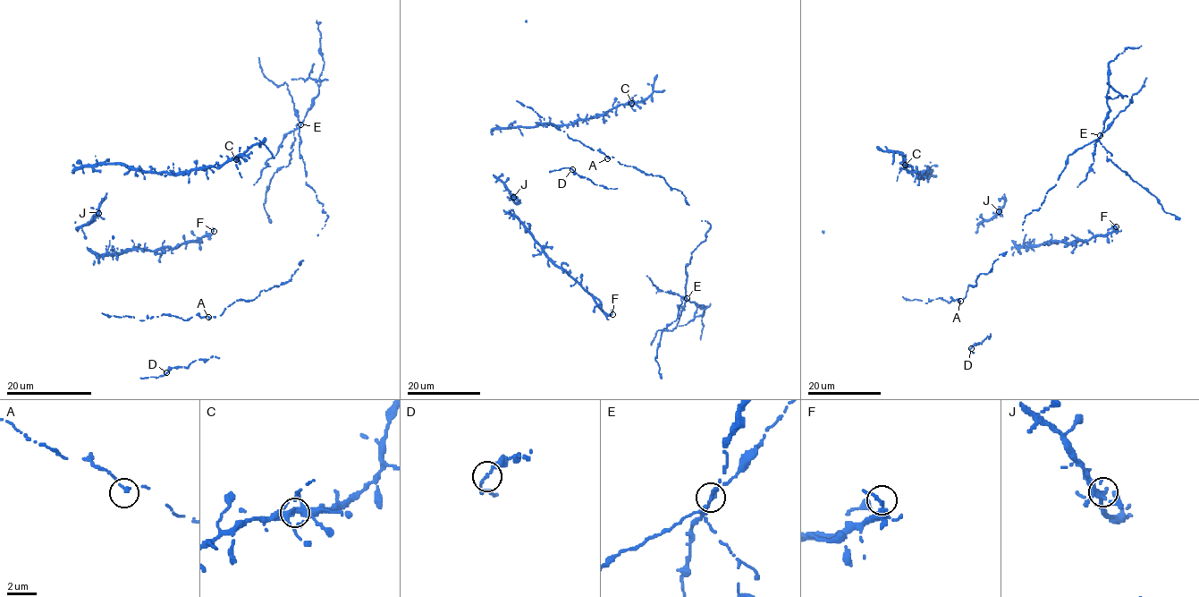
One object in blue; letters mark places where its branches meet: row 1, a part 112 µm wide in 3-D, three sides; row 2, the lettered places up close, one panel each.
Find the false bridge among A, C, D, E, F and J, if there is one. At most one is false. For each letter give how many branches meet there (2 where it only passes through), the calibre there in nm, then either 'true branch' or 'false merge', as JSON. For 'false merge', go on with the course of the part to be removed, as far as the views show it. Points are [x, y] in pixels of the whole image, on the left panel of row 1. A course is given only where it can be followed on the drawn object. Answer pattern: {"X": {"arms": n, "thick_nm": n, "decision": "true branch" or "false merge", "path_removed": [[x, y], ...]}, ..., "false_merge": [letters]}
{"A": {"arms": 2, "thick_nm": 190, "decision": "true branch"}, "C": {"arms": 4, "thick_nm": 320, "decision": "true branch"}, "D": {"arms": 2, "thick_nm": 190, "decision": "true branch"}, "E": {"arms": 4, "thick_nm": 180, "decision": "false merge", "path_removed": [[300, 124], [293, 132], [288, 166], [281, 166], [265, 191], [264, 207], [271, 221]]}, "F": {"arms": 2, "thick_nm": 170, "decision": "true branch"}, "J": {"arms": 4, "thick_nm": 360, "decision": "true branch"}, "false_merge": ["E"]}

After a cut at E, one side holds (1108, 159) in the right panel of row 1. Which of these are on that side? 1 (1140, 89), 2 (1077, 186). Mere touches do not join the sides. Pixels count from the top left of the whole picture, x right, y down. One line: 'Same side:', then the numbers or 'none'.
Same side: 2

